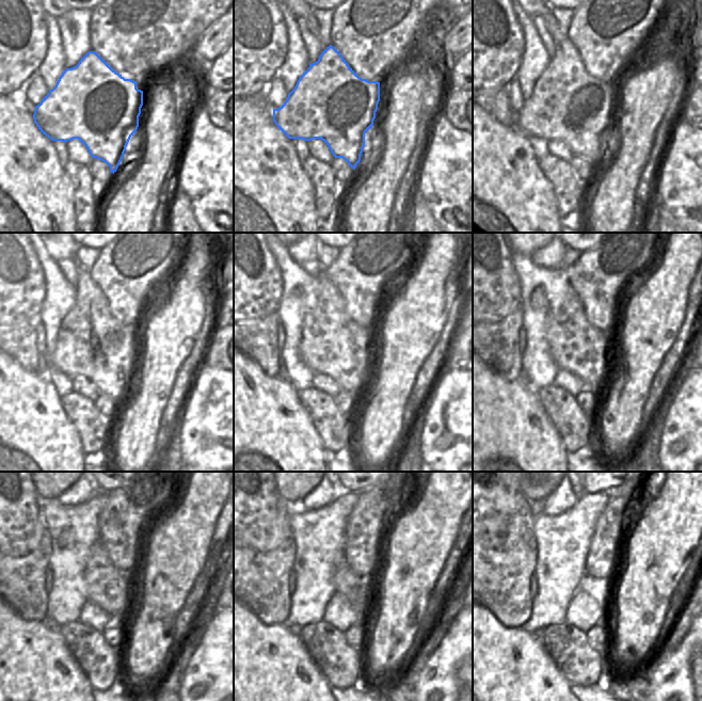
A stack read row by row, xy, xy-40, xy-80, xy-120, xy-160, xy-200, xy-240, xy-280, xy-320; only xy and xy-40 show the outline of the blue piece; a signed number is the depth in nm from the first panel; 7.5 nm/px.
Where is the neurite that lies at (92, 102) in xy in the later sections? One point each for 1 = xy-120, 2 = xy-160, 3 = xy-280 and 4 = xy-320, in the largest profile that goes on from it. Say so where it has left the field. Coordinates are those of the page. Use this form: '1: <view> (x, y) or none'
1: xy-120 (91, 343)
2: xy-160 (331, 343)
3: xy-280 (354, 587)
4: xy-320 (597, 588)

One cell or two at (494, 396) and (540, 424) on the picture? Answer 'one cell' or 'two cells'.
one cell

